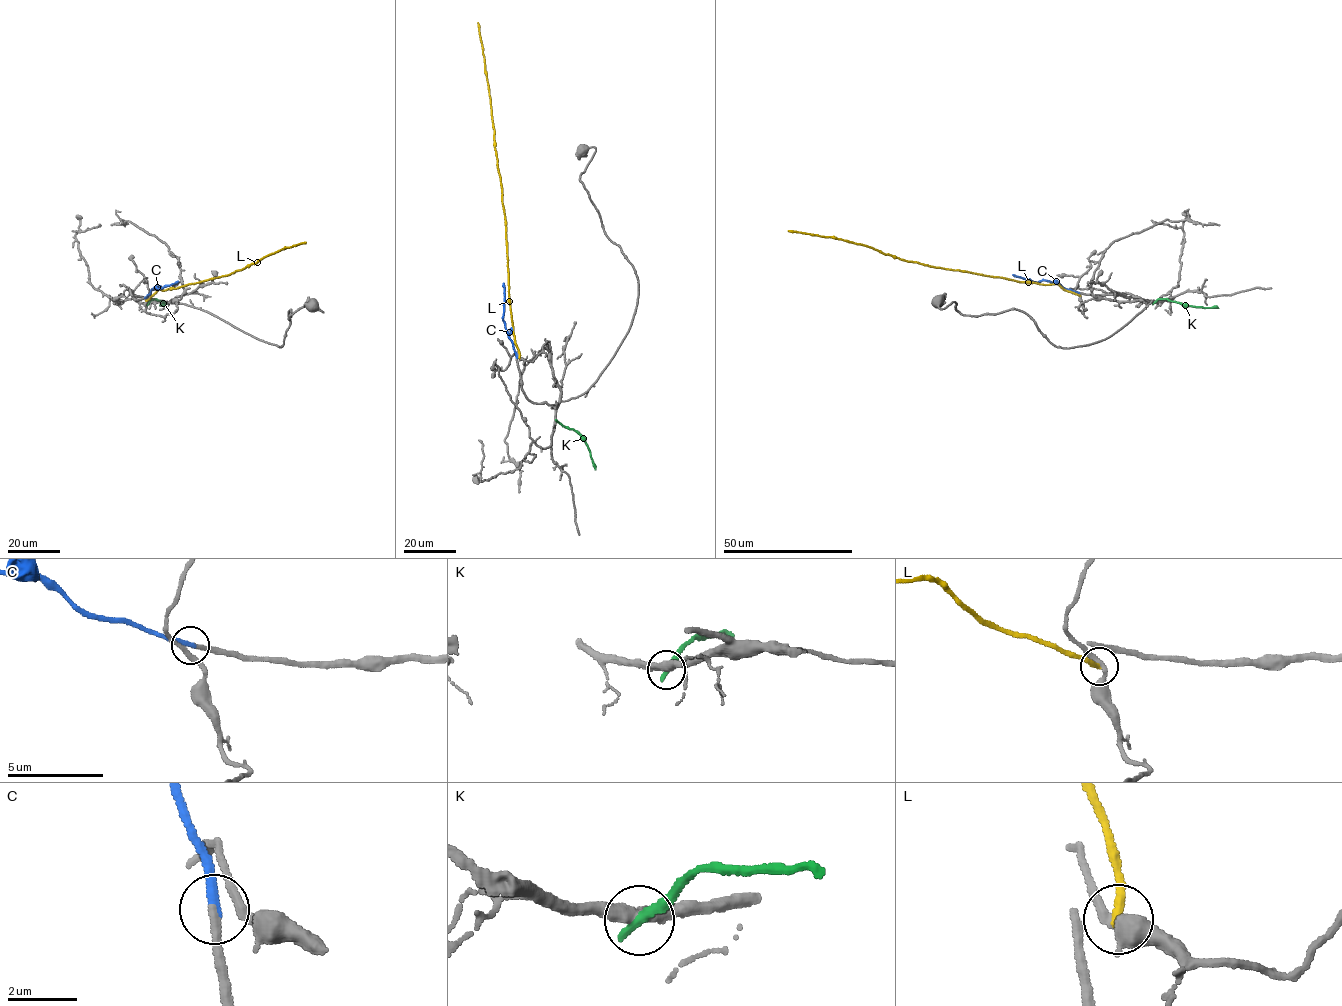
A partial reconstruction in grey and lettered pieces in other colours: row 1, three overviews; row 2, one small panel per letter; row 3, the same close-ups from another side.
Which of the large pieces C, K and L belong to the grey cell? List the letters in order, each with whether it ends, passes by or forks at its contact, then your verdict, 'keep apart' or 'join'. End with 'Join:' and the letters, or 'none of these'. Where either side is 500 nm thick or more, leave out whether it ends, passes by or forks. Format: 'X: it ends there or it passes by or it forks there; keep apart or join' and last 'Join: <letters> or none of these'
C: it ends there; join
K: it ends there; keep apart
L: it ends there; keep apart
Join: C

